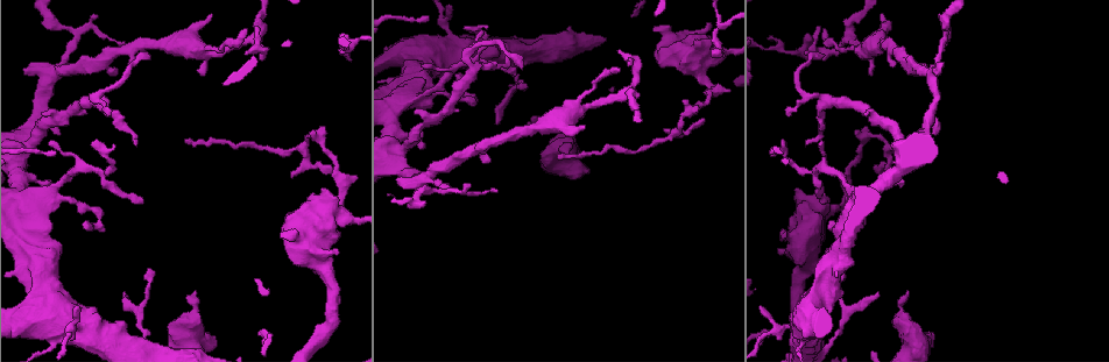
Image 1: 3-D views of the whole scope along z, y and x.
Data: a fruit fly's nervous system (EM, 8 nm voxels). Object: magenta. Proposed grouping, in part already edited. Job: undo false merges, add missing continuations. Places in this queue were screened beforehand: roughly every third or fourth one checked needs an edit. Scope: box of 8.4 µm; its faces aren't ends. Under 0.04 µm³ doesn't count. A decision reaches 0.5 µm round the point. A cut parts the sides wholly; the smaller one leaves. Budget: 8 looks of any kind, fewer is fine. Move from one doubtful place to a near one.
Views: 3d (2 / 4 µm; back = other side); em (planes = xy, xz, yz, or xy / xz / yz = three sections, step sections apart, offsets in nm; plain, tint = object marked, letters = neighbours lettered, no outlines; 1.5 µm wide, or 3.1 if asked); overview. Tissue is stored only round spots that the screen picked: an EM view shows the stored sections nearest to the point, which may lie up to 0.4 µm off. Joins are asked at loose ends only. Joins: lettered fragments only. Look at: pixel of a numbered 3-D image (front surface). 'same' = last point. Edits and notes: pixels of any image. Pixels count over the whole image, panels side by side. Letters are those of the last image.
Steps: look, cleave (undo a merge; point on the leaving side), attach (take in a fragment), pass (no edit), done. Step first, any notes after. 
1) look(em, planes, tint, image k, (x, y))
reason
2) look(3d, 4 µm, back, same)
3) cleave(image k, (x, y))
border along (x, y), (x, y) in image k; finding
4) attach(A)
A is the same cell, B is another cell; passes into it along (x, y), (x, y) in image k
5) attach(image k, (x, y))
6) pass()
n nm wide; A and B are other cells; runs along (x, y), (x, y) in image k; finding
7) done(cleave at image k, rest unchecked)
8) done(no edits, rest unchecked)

look(3d, 4 µm, image 1, (654, 26))
an open end

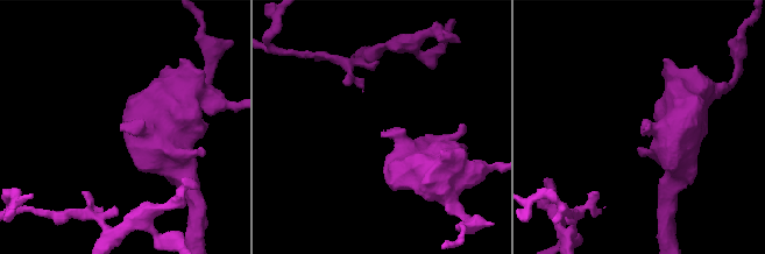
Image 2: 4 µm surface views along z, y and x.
look(em, planes, letters, image 2, (647, 127))
need the tissue

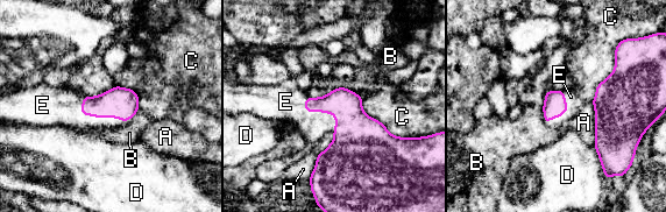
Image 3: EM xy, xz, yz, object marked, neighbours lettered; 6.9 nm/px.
attach(E)
E is the same cell, A, B, C and D are other cells; passes into it along (121, 103), (98, 117), (63, 107) in image 3; it goes on there

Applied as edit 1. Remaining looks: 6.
look(em, planes, letters, image 1, (850, 166))
a narrow waist

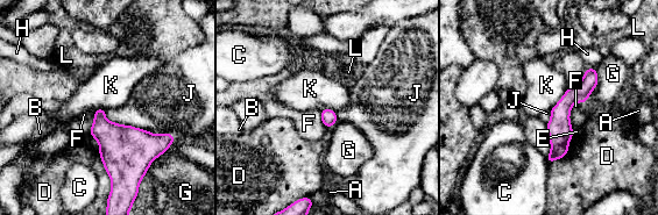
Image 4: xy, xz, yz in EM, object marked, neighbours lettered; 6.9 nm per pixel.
pass()
80 nm wide; A, B, C, D, E, F, G, H, J, K and L are other cells; runs along (593, 71), (560, 112), (550, 158) in image 4; one neuron here

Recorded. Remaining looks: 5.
look(em, planes, letters, image 1, (436, 189))
a narrow waist

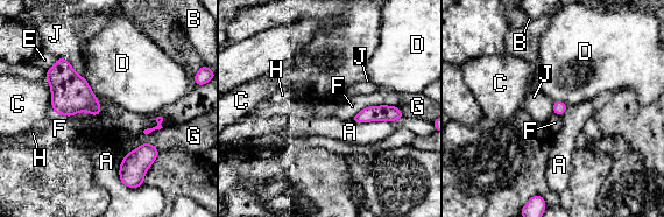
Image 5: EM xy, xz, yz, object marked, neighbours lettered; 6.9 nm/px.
pass()
F touches over 320 nm; A, B, C, D, E, F, G, H and J are other cells; continuous, no second neuron

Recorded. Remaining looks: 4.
done(attach at image 3, rest unchecked)

